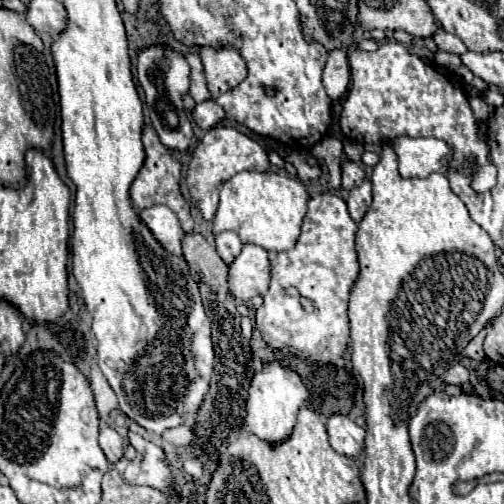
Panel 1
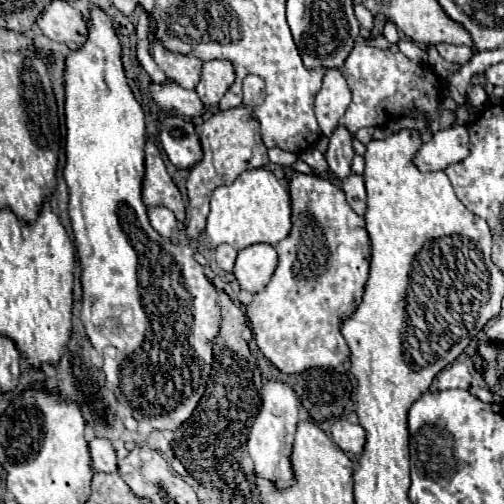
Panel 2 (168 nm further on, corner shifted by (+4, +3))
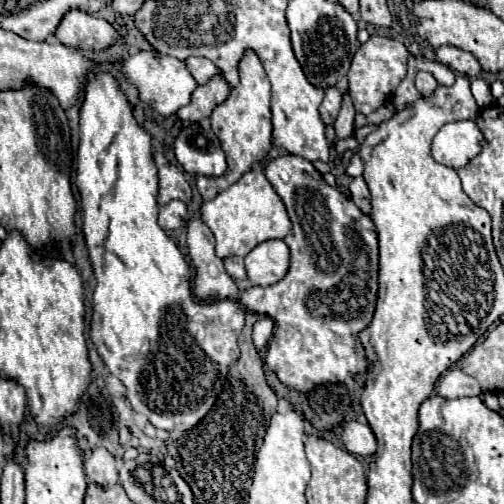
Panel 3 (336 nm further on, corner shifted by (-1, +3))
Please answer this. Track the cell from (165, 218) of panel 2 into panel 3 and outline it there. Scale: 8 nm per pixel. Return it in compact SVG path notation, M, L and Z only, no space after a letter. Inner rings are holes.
M171 200L167 206L159 208L159 226L163 230L177 230L187 222L187 206L179 200Z

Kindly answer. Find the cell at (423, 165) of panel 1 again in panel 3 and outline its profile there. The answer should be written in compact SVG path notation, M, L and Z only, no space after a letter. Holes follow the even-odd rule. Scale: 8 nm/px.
M473 120L449 122L435 134L431 154L435 162L459 170L481 152L481 142L483 134Z

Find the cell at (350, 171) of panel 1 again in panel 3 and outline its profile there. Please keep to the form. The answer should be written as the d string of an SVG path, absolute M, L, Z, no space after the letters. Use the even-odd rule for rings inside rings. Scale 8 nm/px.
M349 94L343 98L343 106L341 106L341 112L335 120L335 132L337 132L337 138L339 140L345 140L353 134L353 120L355 120L355 108L353 108L353 102L349 98Z

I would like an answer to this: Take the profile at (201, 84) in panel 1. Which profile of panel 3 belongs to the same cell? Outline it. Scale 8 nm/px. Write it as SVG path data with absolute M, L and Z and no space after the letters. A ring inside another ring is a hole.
M191 56L191 58L185 60L185 66L187 66L187 70L191 72L191 76L195 78L197 84L205 84L211 76L219 74L219 68L211 60L207 60L207 58Z

